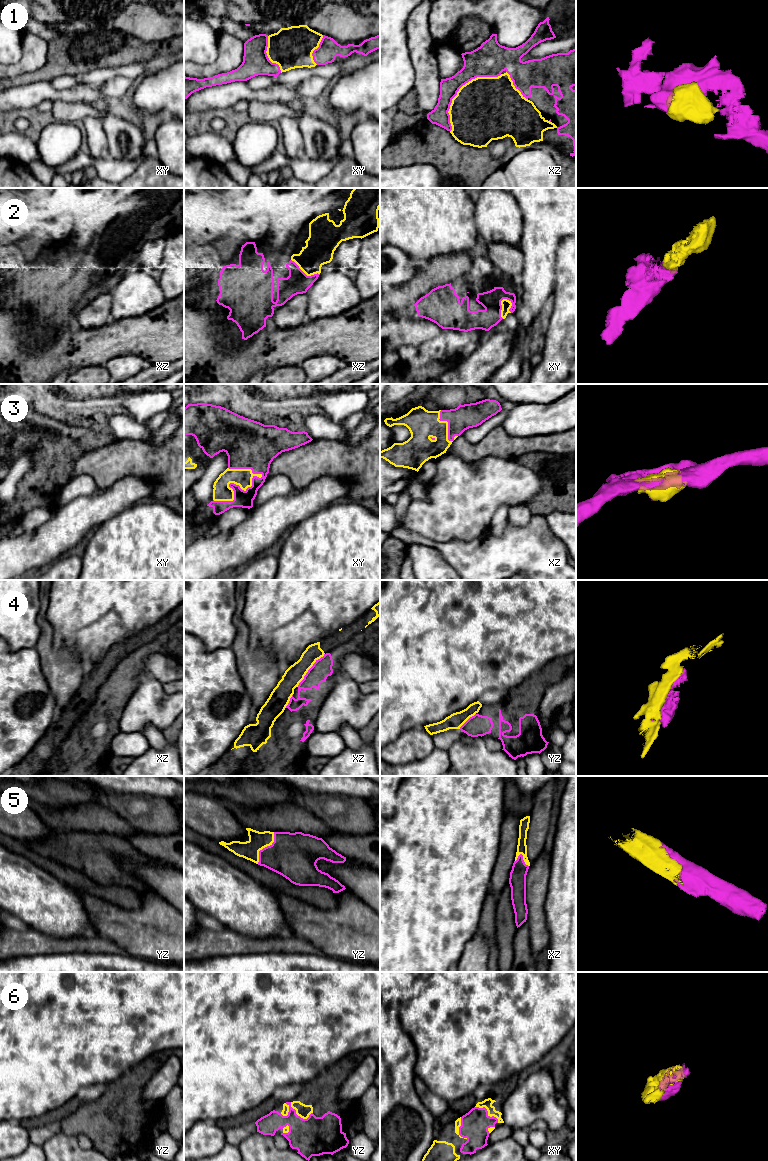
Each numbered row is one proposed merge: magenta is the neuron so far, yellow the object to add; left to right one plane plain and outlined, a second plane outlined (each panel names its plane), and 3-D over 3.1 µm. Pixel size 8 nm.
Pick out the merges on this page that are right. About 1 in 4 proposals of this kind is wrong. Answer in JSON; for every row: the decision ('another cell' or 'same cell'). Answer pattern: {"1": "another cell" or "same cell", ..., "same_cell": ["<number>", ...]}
{"1": "same cell", "2": "same cell", "3": "same cell", "4": "another cell", "5": "same cell", "6": "same cell", "same_cell": ["1", "2", "3", "5", "6"]}

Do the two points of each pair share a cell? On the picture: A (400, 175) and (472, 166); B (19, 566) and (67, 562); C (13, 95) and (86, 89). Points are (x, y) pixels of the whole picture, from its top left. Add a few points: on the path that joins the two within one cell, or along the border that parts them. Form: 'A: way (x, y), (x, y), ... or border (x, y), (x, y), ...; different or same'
A: border (415, 162), (432, 164), (441, 177); different
B: border (68, 552), (42, 569); different
C: way (31, 95), (68, 94); same

